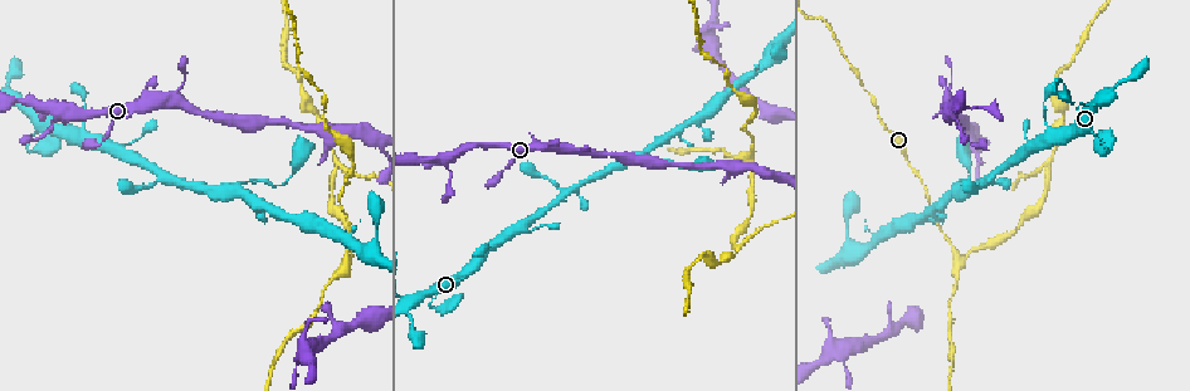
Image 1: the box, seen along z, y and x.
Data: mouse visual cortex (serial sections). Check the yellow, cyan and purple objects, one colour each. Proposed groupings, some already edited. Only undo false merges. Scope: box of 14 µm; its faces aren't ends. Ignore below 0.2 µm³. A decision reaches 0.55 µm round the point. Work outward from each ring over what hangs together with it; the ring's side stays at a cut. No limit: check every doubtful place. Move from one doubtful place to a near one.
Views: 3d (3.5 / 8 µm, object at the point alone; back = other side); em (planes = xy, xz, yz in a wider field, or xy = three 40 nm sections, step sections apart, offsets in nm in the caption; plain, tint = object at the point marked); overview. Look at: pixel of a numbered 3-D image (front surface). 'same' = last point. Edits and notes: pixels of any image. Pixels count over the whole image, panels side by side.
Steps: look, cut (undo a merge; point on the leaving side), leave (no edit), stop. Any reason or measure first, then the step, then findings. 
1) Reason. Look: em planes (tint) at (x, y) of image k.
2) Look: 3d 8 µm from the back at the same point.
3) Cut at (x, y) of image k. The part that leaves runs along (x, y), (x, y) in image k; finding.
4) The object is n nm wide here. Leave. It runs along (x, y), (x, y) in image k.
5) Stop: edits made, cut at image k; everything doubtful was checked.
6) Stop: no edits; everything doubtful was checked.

Thin neck. Look: 3d 3.5 µm from the back at (252, 182) of image 1.

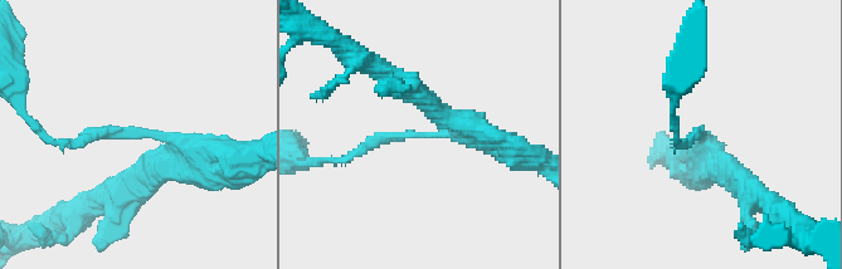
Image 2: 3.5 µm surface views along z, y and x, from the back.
The arms are 150, 350 nm wide; need the tissue. Look: em planes (tint) at (418, 134) of image 2.

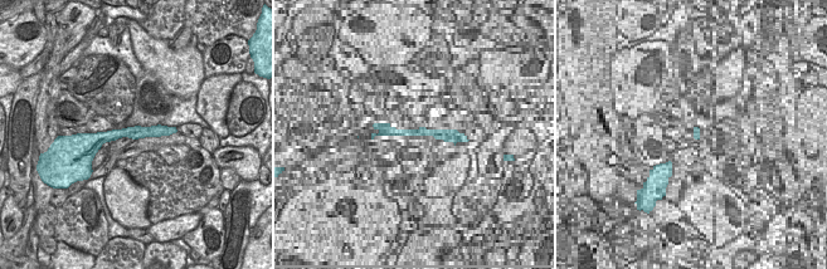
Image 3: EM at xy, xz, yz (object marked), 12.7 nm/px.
Leave. It runs along (173, 130), (92, 136) in image 3; one cell here.

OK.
Sharp bend. Look: 3d 8 µm at (958, 256) of image 1.

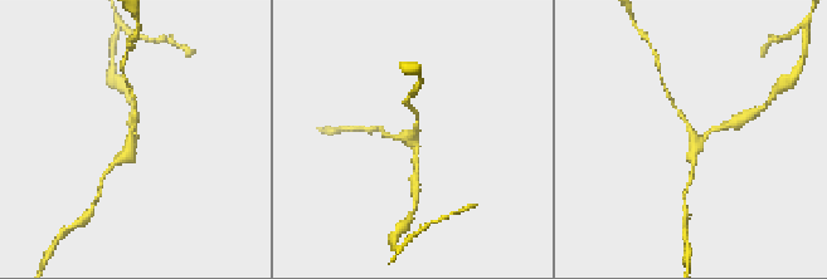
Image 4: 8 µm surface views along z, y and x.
3 arms meet here; the arms are 100, 200, 250 nm wide. Look: em xy step 1 (tint) at (412, 138) of image 4.

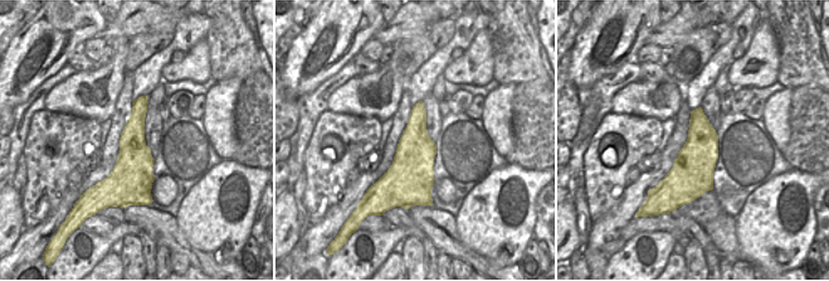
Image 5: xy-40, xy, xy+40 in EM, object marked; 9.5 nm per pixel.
Leave. It runs along (674, 104), (699, 140), (724, 127) in image 4; all the same cell.

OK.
Sharp bend. Look: 3d 3.5 µm at (1048, 163) of image 1.

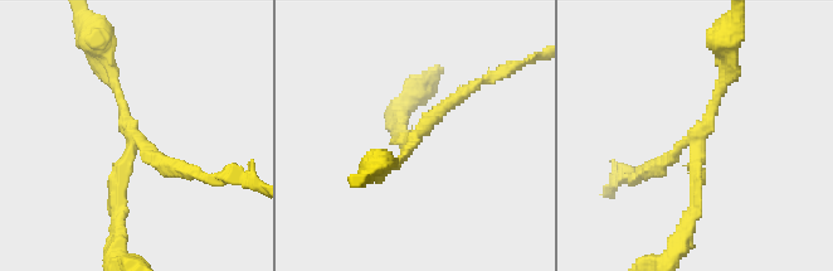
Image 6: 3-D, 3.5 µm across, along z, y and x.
3 arms meet here; the arms are 100, 150, 200 nm wide. Look: em xy step 1 (tint) at (131, 143) of image 6.

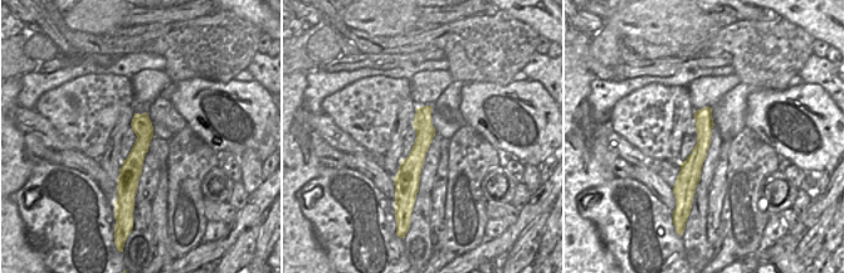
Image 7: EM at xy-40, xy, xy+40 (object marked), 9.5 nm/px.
Leave. It runs along (428, 108), (410, 189) in image 7; all the same cell.

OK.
Stop: no edits; everything doubtful was checked.

